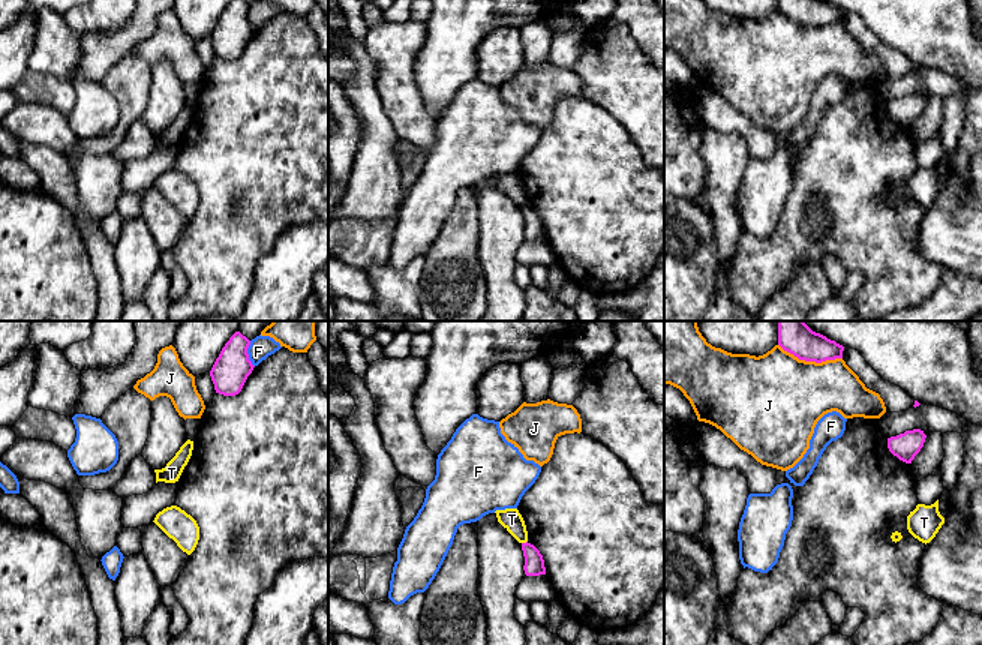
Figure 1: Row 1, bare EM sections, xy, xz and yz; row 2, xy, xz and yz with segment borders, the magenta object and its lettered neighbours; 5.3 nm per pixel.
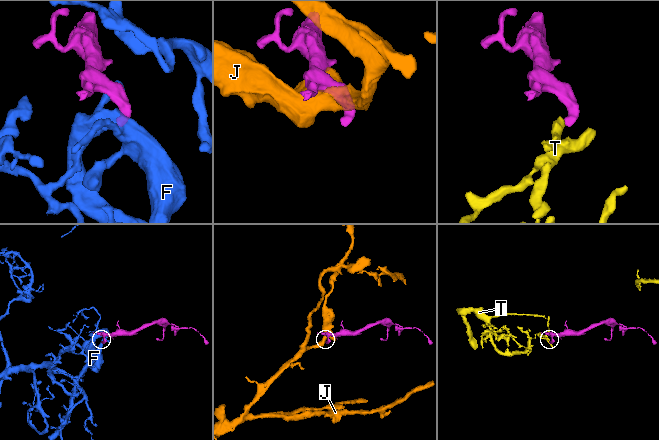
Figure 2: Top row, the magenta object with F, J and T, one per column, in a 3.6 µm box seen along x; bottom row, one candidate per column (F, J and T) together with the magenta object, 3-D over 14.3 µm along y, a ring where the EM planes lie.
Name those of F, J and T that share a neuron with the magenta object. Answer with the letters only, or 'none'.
none

